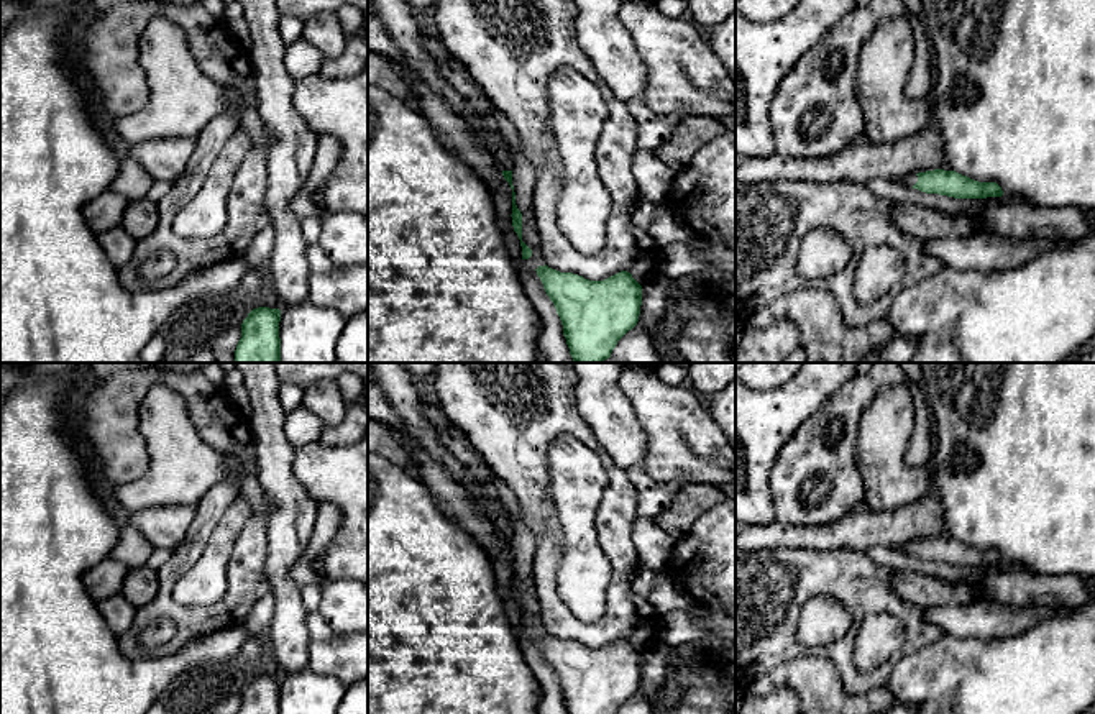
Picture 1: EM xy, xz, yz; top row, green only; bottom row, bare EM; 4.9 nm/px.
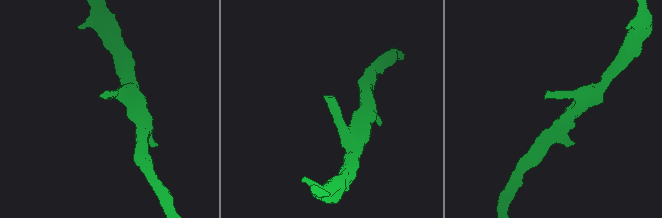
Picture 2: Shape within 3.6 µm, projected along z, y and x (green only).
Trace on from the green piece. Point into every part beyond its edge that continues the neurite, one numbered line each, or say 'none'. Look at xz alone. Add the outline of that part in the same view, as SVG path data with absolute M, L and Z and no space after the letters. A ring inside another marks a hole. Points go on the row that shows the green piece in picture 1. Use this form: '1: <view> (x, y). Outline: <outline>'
1: xz (396, 15). Outline: M371 0L378 16L392 41L401 48L407 67L432 90L442 95L450 107L461 117L481 146L491 156L501 171L512 171L512 158L507 153L504 138L488 131L478 113L465 102L461 94L445 80L428 51L422 44L422 30L419 28L412 7L404 0Z

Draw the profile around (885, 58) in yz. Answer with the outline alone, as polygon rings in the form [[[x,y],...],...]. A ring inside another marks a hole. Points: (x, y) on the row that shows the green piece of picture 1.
[[[905,18],[880,23],[862,44],[855,92],[864,110],[864,136],[875,144],[909,138],[932,120],[931,97],[906,98],[914,36]]]

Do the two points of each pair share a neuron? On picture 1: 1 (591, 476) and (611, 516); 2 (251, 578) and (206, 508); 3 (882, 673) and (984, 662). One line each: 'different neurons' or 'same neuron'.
1: different neurons
2: same neuron
3: different neurons

